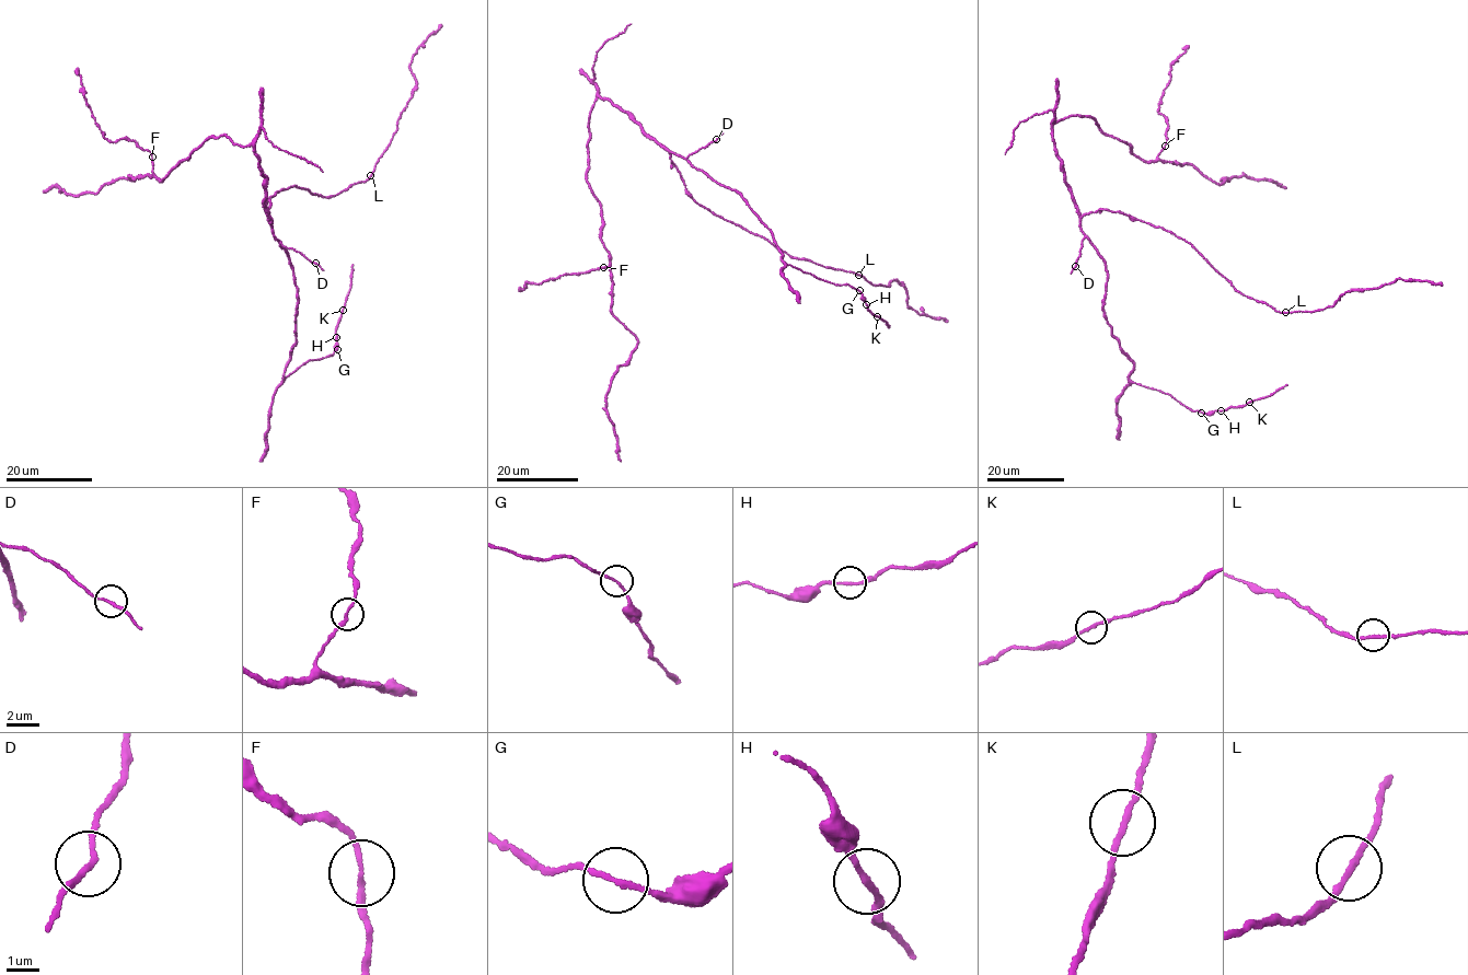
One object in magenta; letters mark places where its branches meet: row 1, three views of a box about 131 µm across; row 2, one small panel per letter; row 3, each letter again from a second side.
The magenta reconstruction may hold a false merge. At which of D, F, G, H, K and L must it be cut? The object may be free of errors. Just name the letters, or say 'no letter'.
no letter

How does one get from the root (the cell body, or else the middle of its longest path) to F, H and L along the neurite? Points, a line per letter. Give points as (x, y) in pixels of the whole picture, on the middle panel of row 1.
F: (650, 137), (608, 99), (596, 99), (587, 181), (602, 215), (601, 239), (609, 258), (603, 267)
H: (650, 137), (740, 194), (770, 230), (787, 265), (835, 285), (848, 285), (862, 293), (866, 304)
L: (650, 137), (669, 151), (685, 189), (700, 205), (762, 236), (790, 256), (858, 275)

